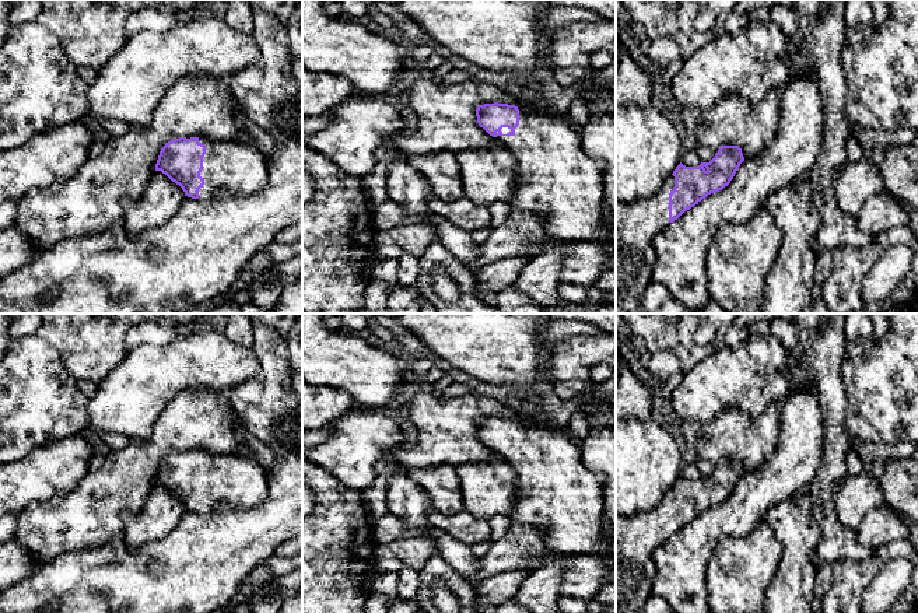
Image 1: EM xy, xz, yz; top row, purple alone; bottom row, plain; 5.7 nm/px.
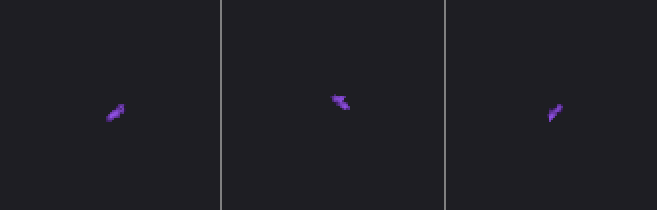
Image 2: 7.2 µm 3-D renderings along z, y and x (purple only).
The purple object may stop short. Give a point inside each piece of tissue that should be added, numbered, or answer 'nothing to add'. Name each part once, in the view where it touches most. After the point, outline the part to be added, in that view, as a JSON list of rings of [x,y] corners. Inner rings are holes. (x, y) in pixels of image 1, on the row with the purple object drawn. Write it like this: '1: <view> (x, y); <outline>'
1: xz (554, 178); [[[519,99],[519,125],[514,136],[497,136],[516,161],[515,192],[508,202],[511,207],[536,213],[543,217],[547,234],[561,242],[591,241],[616,252],[612,245],[614,224],[603,221],[605,188],[600,167],[592,161],[582,148],[582,134],[571,123],[568,115],[560,115],[547,105],[528,104]]]

